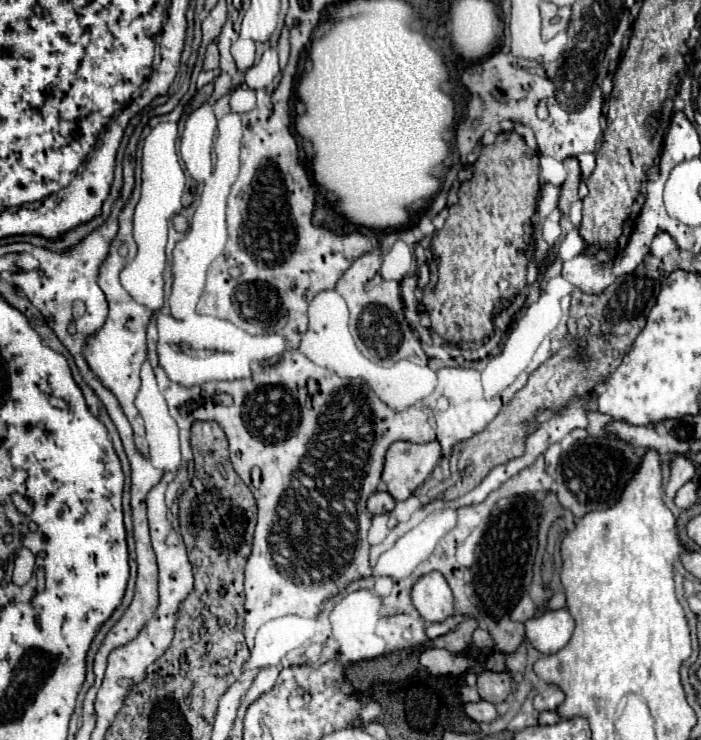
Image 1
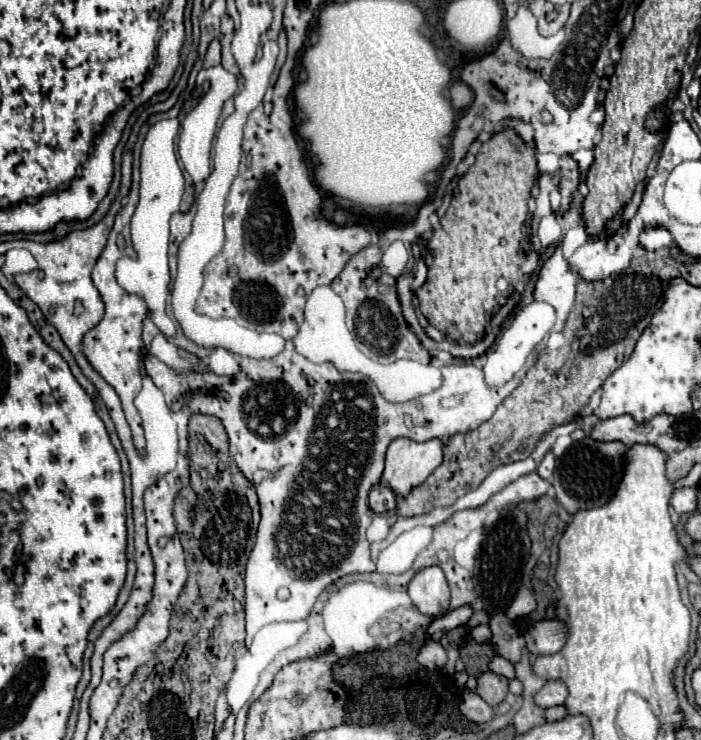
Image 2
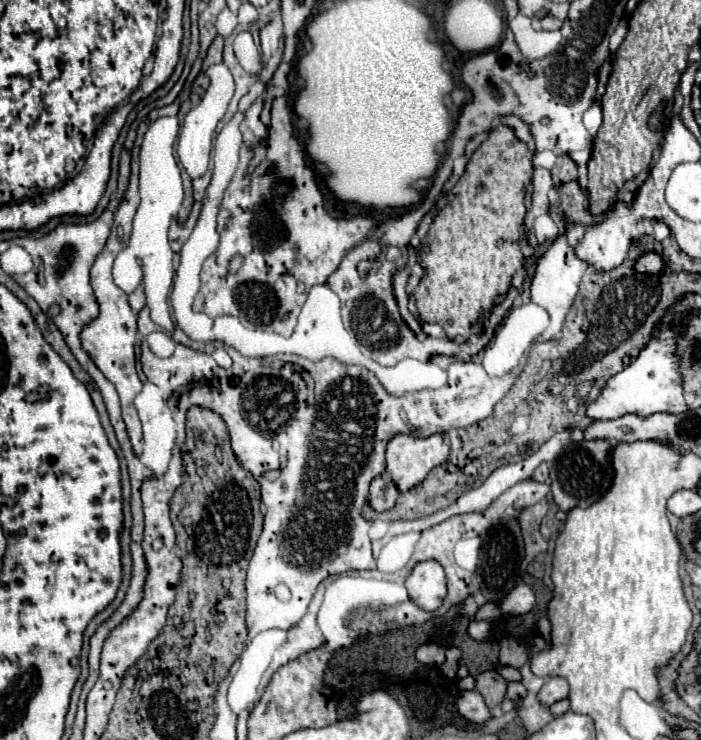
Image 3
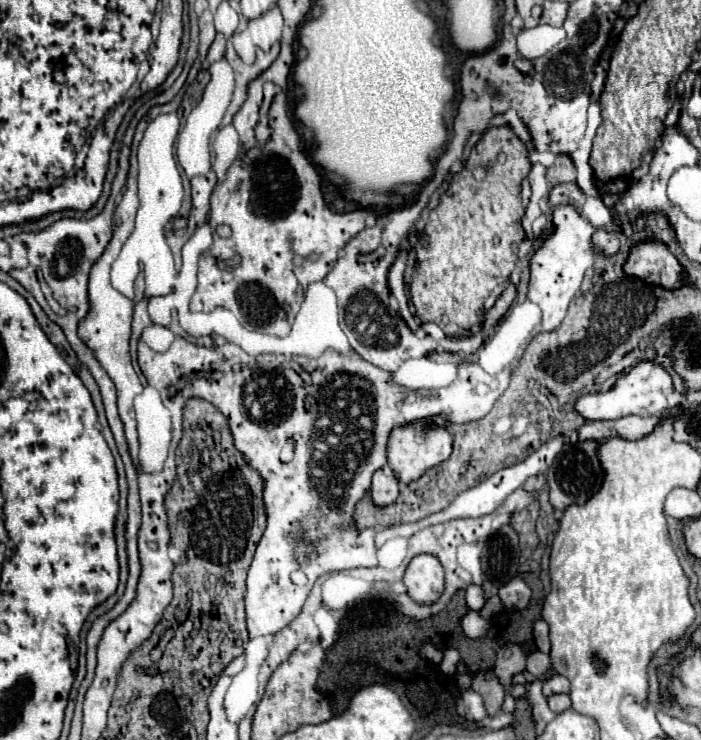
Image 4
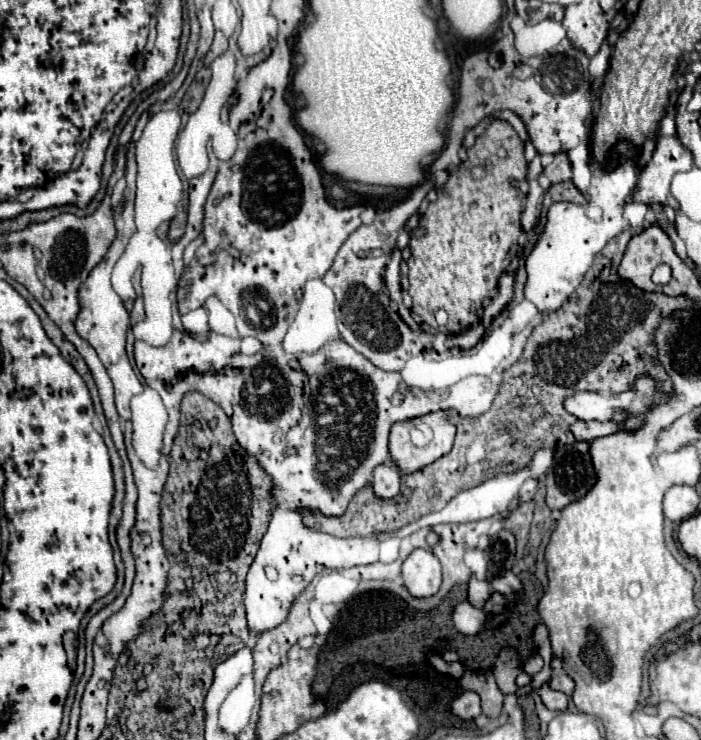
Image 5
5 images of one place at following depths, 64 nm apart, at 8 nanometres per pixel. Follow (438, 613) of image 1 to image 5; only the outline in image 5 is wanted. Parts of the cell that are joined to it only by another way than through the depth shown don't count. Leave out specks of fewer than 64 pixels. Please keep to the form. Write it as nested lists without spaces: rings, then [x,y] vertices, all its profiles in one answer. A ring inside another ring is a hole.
[[[414,550],[402,564],[404,586],[414,598],[434,596],[442,584],[440,560],[430,550]]]

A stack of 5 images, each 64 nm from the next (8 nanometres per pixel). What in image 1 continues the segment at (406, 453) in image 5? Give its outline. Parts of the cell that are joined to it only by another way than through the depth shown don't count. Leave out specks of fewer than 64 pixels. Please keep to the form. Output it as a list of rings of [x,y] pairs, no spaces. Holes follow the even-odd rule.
[[[394,442],[386,452],[386,464],[382,472],[382,482],[386,484],[386,492],[396,500],[402,502],[412,496],[412,492],[424,484],[424,480],[432,474],[434,466],[440,462],[442,452],[438,442],[428,444],[412,444],[412,442]]]

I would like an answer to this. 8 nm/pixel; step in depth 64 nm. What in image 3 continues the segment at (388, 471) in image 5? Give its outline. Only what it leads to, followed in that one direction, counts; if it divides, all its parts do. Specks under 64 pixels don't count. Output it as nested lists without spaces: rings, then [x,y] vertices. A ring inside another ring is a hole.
[[[382,474],[378,476],[372,484],[370,484],[370,506],[376,510],[376,512],[384,512],[384,510],[390,510],[398,498],[398,488],[392,484],[392,480]]]

